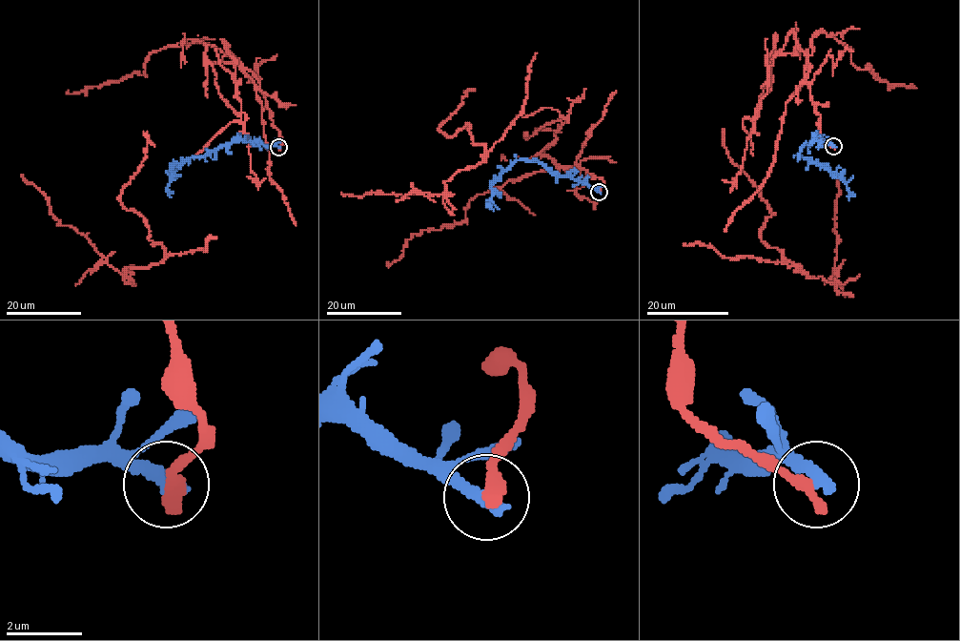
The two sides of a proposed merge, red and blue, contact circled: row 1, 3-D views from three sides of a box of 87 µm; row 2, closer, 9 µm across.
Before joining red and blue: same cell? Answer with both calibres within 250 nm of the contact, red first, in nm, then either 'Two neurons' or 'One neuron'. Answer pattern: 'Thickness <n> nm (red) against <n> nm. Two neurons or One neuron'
Thickness 400 nm (red) against 420 nm. Two neurons

